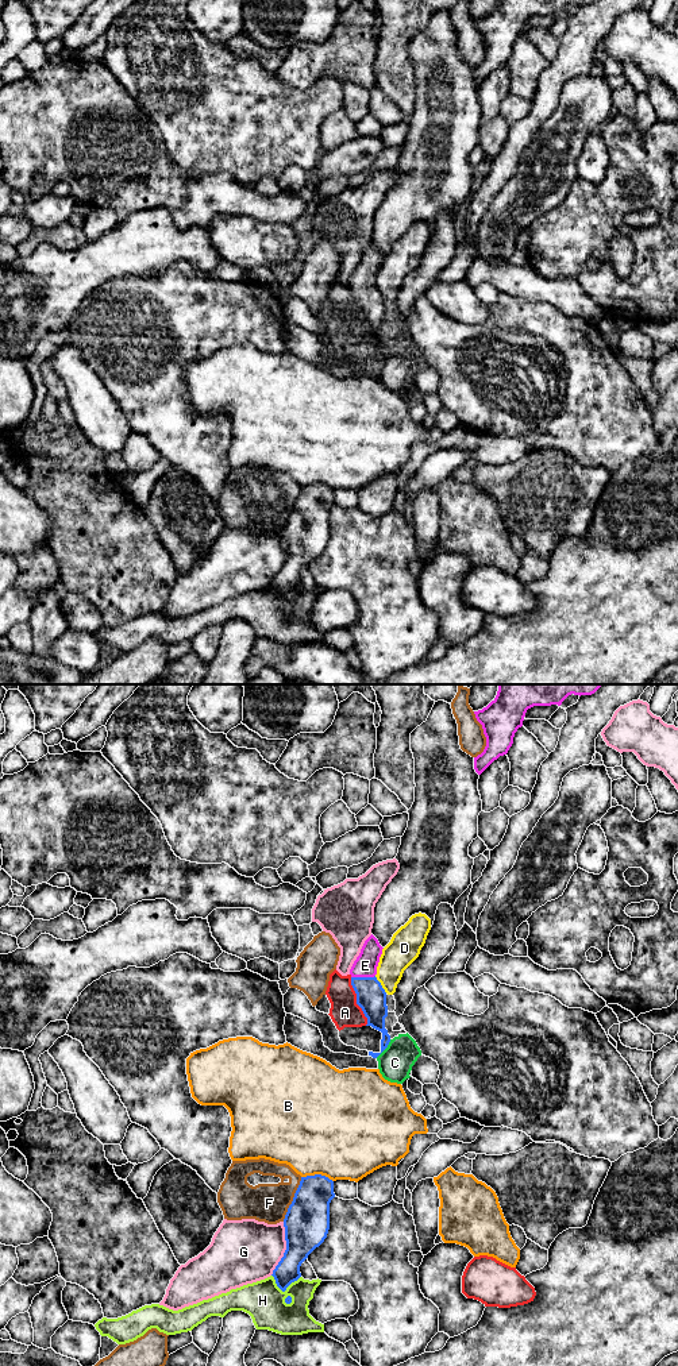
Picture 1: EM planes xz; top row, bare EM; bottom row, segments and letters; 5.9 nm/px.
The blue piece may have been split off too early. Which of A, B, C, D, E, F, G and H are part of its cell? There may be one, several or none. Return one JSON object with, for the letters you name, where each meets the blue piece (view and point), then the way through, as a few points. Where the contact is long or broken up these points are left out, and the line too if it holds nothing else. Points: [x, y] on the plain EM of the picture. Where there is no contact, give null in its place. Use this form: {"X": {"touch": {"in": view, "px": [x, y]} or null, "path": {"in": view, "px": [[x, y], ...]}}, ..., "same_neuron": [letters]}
{"E": {"touch": {"in": "xz", "px": [362, 286]}, "path": {"in": "xz", "px": [[370, 305], [362, 286], [365, 274]]}}, "same_neuron": ["E"]}

